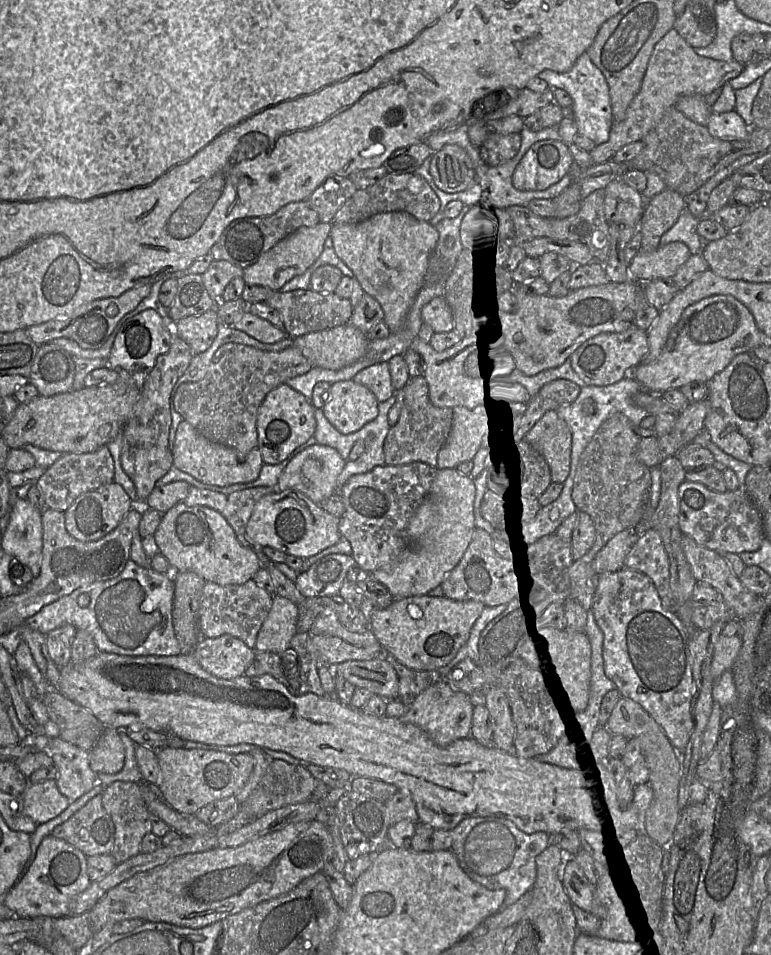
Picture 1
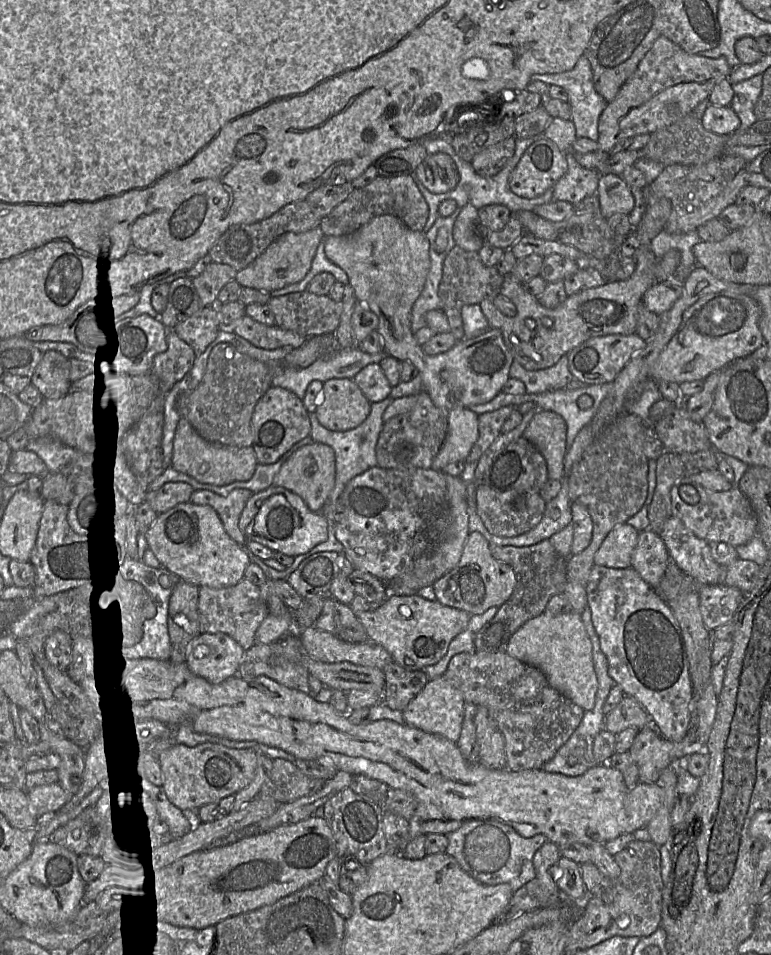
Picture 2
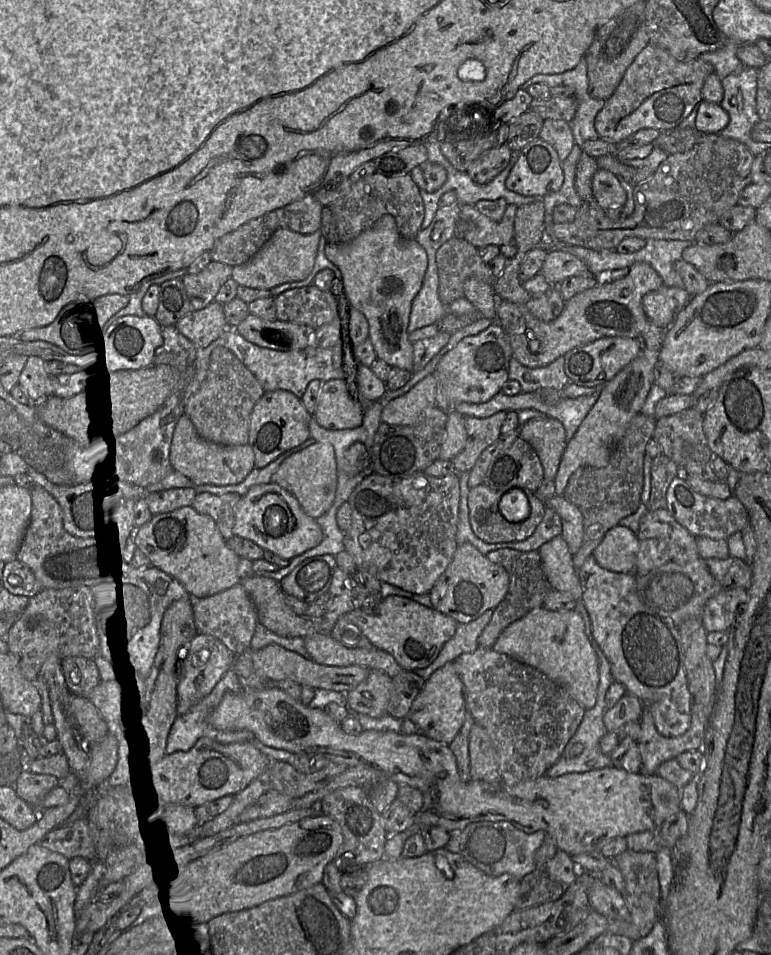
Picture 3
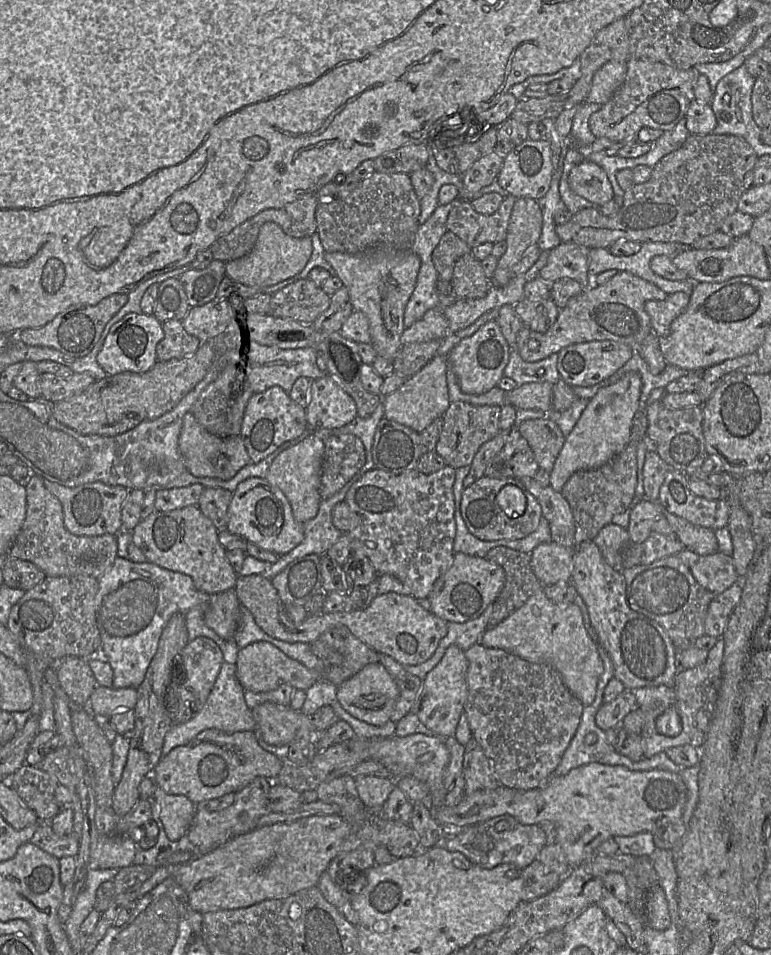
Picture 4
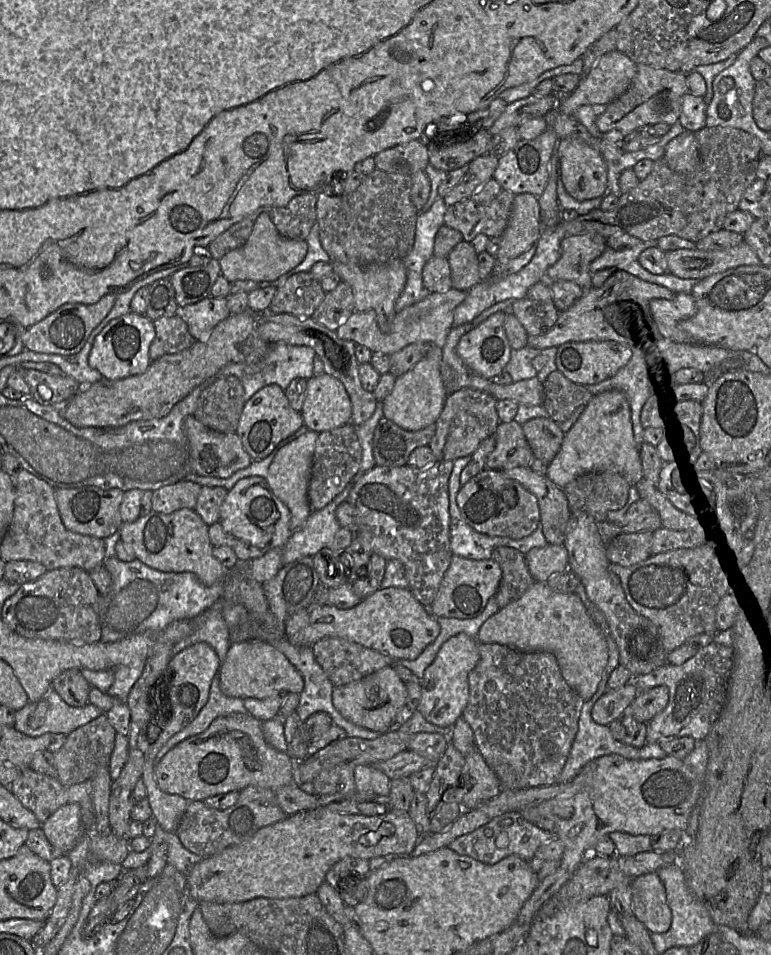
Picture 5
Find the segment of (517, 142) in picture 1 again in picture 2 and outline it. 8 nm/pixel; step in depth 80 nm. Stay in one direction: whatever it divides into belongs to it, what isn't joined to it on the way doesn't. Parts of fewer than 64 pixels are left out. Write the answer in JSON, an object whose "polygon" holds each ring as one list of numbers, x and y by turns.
{"polygon":[[511,136,477,153,471,161,474,171,482,177,497,174,513,156,515,145,516,138]]}

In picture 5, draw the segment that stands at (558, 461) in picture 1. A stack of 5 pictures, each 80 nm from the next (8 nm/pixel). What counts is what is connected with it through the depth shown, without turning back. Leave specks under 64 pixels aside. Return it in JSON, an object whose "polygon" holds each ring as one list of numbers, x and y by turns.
{"polygon":[[533,418,522,425,522,430,534,456,548,465,557,455,565,435,558,423,551,418]]}

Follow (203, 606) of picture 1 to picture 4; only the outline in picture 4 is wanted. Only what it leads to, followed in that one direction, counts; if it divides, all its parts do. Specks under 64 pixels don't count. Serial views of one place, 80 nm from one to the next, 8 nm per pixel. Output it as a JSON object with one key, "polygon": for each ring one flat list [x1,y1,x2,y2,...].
{"polygon":[[234,589,211,595,204,620,224,640,234,640,239,625,240,601]]}

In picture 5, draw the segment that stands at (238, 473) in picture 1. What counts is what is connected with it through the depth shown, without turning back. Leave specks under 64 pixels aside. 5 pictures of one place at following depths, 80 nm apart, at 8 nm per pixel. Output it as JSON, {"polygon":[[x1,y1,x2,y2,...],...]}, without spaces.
{"polygon":[[193,415,184,420,184,431,188,442,191,473,199,476,228,478,248,467,253,461,236,433,222,433,209,429]]}

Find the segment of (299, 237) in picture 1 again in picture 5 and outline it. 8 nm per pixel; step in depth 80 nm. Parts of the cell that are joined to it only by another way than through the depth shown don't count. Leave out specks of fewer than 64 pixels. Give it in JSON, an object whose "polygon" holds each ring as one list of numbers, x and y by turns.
{"polygon":[[262,213,256,219,253,230,245,244,228,252,219,260,221,275,229,282,237,280,253,280,256,282,276,280,297,267,304,260,307,250,306,240,294,240,282,236,269,214]]}

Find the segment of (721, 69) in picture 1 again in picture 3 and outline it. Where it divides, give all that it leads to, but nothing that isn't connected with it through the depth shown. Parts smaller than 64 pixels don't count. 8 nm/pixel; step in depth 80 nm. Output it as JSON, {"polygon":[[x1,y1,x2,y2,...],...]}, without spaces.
{"polygon":[[648,45,636,56,615,92,595,117,594,126,599,138,616,145,641,129,656,129,661,132,677,127,703,101,702,87,706,77,712,73,713,65,700,58,683,62,664,48]]}

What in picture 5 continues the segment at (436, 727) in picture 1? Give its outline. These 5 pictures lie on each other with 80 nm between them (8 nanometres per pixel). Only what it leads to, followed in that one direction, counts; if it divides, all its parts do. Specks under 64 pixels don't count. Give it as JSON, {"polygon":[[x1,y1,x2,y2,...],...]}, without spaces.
{"polygon":[[460,633,448,639,440,648,434,661,426,668,421,678,421,699,417,707,430,723,452,728,462,715,469,698,468,676,480,659,477,638]]}

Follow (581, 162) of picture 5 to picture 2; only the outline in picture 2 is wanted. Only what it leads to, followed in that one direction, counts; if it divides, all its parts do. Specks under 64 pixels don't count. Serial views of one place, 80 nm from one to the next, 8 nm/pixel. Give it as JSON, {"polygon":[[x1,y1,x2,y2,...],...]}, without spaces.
{"polygon":[[614,174,600,176,596,194,601,213,607,219,616,213,629,215,635,205,630,187,621,176]]}

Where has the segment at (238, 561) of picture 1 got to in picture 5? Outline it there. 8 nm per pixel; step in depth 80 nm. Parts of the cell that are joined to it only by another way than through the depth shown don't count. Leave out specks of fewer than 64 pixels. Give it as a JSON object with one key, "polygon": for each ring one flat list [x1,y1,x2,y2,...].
{"polygon":[[184,508,171,514,152,511,141,515,134,522,123,523,120,531,121,539,131,547,136,558,153,569,162,572,191,572,207,586,225,582,229,574,229,570,214,557,209,526,194,509]]}

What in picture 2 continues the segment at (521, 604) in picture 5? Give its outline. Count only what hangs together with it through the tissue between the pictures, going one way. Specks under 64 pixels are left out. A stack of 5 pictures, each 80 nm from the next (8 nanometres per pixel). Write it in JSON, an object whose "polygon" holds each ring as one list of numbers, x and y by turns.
{"polygon":[[545,612,528,620,510,638,506,652,523,663,539,669,551,687,583,710,595,705,598,680,594,670,592,643,583,625,581,614,549,615]]}

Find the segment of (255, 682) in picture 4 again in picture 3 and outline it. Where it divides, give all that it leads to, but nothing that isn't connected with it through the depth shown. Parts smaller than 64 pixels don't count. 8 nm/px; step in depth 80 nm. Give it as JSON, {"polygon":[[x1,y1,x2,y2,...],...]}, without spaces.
{"polygon":[[270,644,253,655,253,666,259,677,266,677,271,680,280,681,289,679,297,682,301,686,309,686,314,689,321,688,333,690,346,694,354,689,369,674,370,669,363,666,325,666,321,665,310,658,288,651,278,645]]}

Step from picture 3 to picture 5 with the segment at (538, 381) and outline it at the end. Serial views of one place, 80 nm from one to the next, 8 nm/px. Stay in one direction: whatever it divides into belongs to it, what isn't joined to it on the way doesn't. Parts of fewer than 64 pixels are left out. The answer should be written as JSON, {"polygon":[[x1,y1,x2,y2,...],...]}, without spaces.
{"polygon":[[526,345,521,349,512,349,504,370,513,382,536,378,543,383,551,372,557,370,556,353,557,347,536,349]]}

